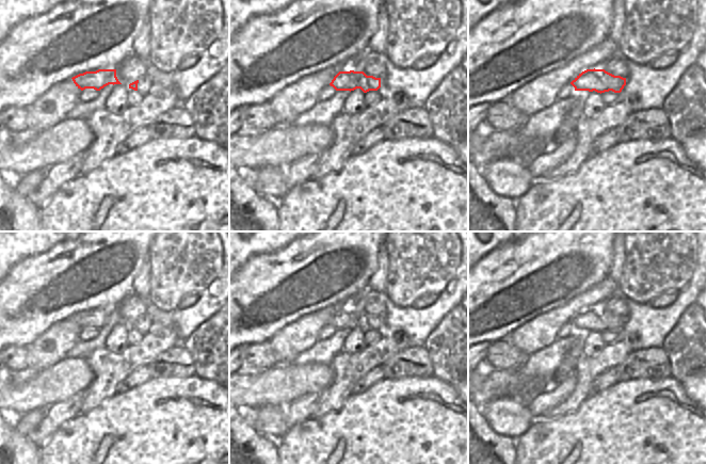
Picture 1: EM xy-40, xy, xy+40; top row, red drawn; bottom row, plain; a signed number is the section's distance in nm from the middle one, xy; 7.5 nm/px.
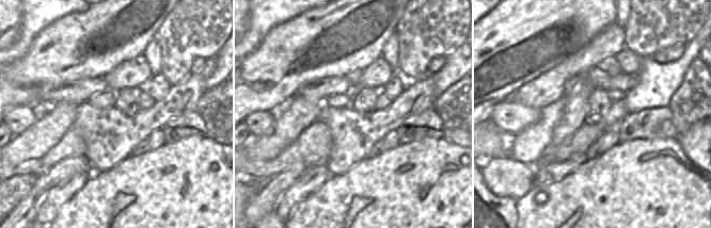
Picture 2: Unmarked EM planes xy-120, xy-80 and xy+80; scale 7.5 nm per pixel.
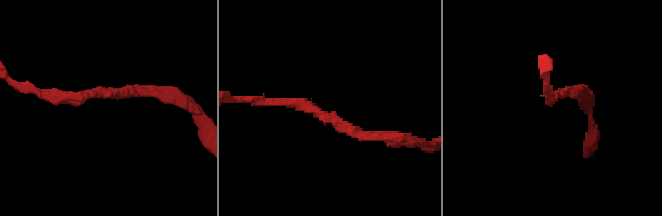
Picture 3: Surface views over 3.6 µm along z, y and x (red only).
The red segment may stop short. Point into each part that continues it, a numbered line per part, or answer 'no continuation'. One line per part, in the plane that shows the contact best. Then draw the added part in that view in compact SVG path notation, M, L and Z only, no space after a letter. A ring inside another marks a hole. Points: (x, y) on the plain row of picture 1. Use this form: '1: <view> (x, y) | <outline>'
no continuation

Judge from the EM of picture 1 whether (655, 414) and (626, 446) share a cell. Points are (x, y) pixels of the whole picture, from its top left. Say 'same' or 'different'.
same

